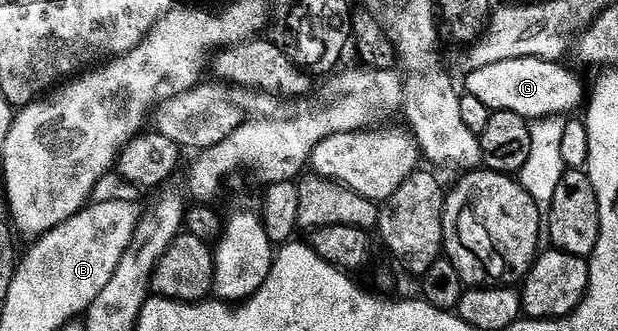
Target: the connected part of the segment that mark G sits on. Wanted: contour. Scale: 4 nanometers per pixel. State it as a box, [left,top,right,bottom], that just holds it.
[463,58,586,120]

